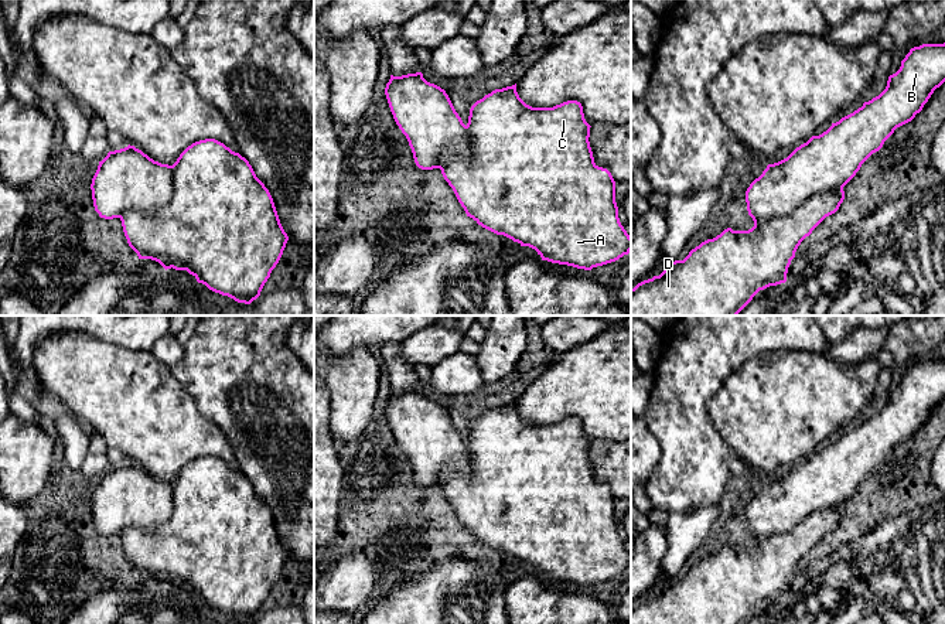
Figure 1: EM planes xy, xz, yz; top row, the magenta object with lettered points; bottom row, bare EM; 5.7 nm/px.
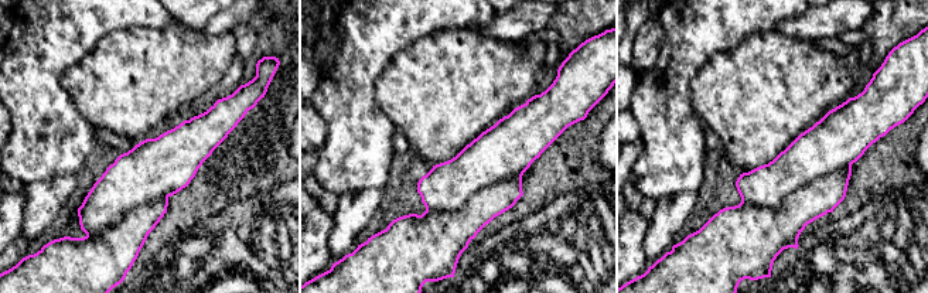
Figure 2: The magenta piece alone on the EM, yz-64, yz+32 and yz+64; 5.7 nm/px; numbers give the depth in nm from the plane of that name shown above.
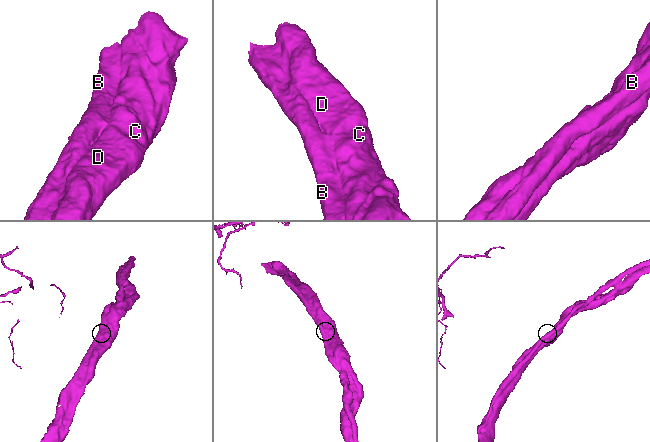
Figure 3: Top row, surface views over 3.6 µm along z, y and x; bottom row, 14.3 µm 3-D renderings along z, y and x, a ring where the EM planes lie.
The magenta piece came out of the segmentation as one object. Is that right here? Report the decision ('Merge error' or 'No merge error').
No merge error

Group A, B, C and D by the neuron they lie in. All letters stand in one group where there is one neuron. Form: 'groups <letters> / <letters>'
groups A B C D

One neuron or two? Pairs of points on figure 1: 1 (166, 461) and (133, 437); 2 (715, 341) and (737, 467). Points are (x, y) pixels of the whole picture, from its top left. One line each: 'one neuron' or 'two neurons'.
1: one neuron
2: two neurons

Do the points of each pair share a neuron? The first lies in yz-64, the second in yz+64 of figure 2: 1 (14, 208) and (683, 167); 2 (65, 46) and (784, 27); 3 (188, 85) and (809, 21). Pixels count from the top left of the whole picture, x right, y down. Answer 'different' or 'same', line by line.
1: different
2: different
3: different

